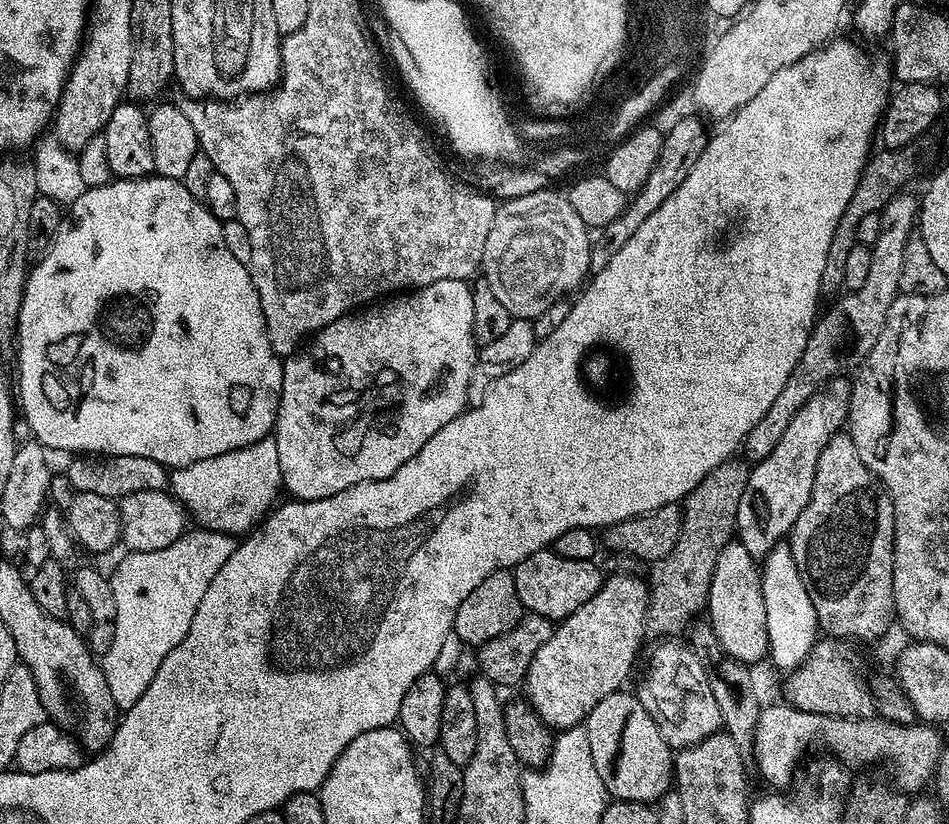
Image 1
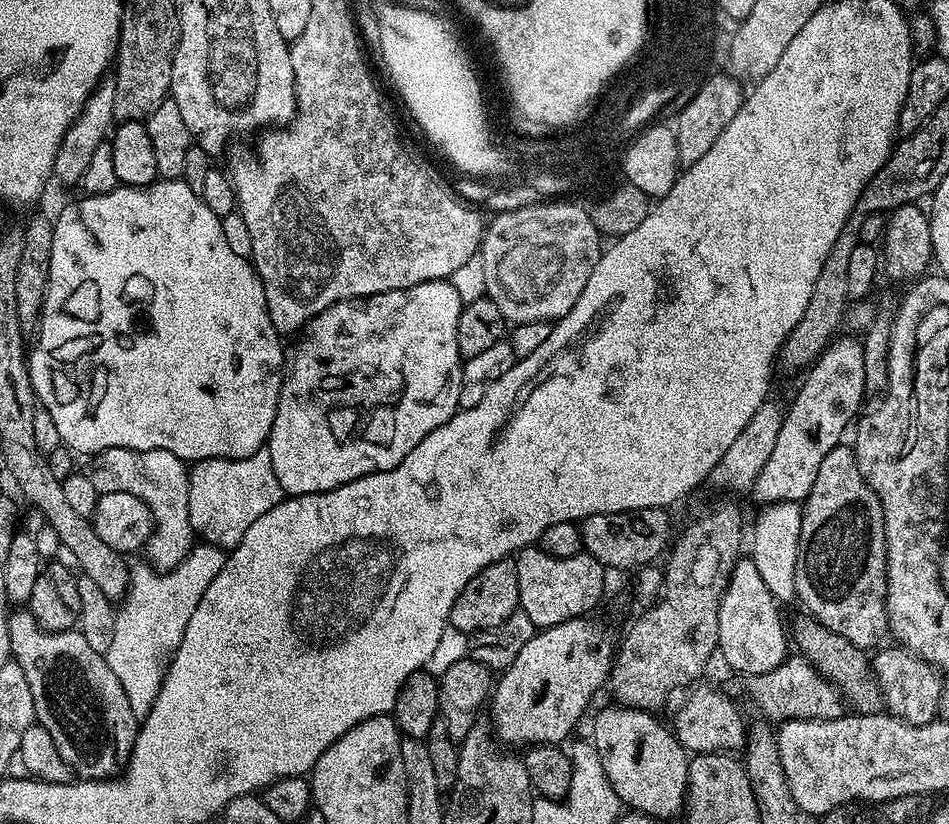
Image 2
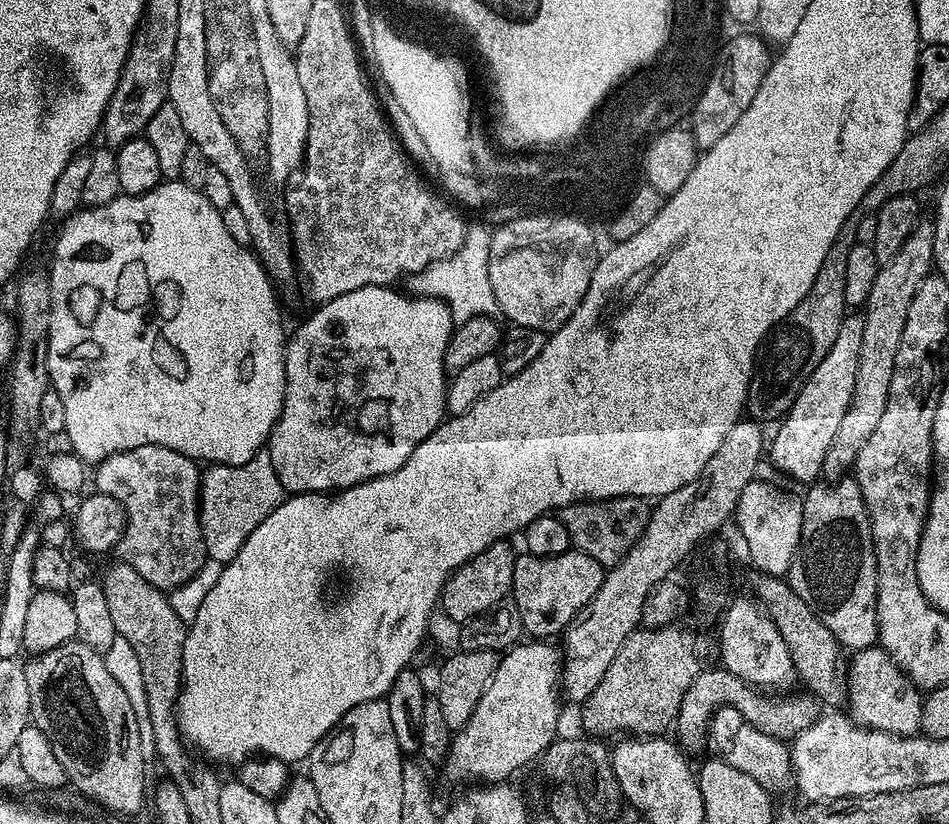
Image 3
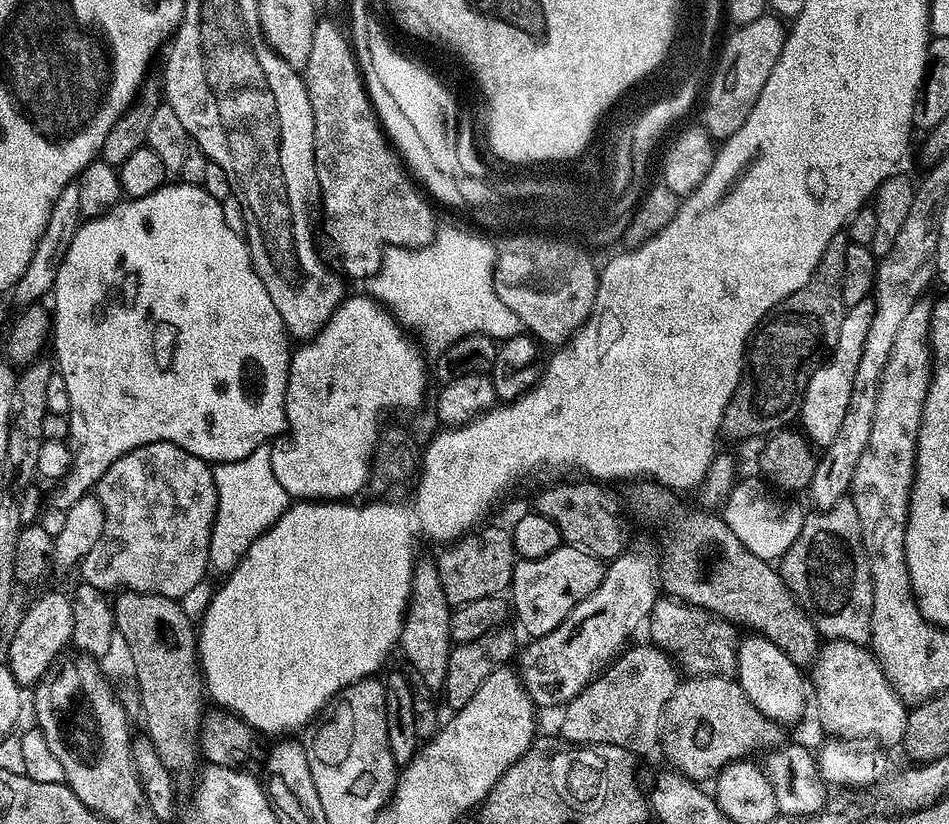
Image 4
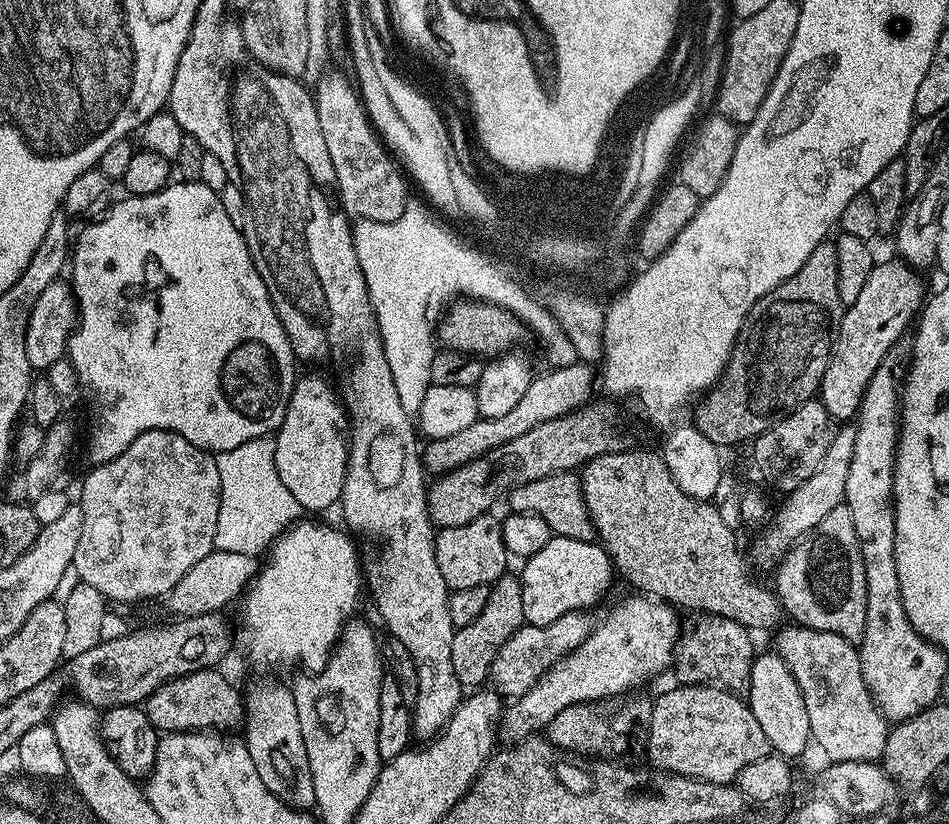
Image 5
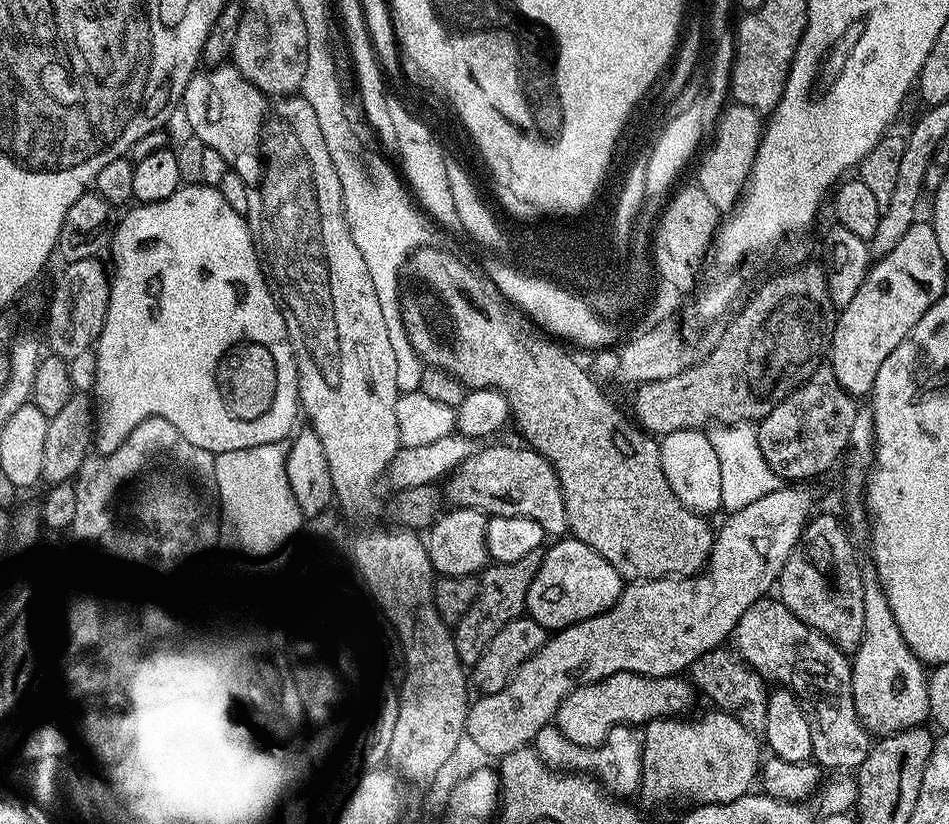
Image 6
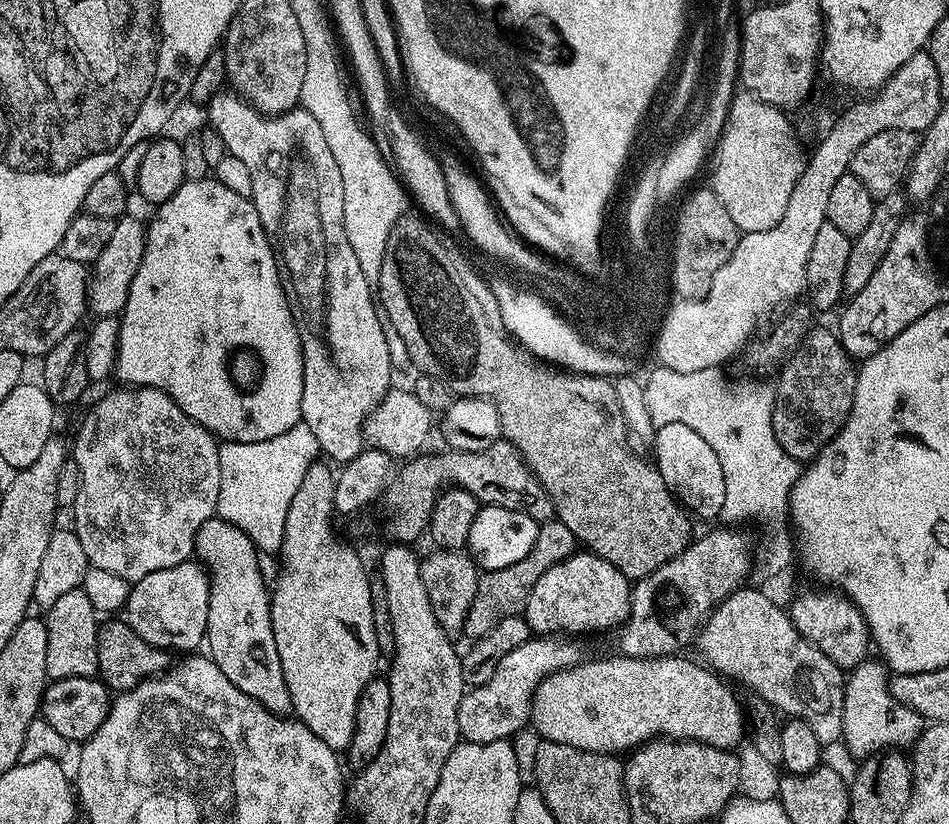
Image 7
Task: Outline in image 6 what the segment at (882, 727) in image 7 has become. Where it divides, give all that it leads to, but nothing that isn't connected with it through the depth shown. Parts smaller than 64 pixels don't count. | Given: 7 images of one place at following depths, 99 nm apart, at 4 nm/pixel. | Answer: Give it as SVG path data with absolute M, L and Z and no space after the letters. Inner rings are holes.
M861 567L864 633L858 650L851 657L854 710L873 737L893 736L895 732L921 727L929 719L928 677L923 660L912 653L894 622L894 610L886 602L876 569Z

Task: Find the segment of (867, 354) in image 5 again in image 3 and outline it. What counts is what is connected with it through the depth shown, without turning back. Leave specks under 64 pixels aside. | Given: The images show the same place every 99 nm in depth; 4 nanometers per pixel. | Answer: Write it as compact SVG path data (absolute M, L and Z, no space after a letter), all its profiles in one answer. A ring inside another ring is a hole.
M860 314L845 315L842 326L838 326L838 338L834 338L834 346L814 366L814 374L806 378L798 398L794 398L794 406L779 421L780 429L776 432L776 437L770 440L770 456L772 452L772 464L780 472L785 472L792 480L797 480L803 486L811 485L819 481L822 476L826 450L830 450L830 442L834 442L834 434L838 434L838 426L842 423L842 418L846 415L846 410L850 406L850 398L854 398L854 378L858 374L858 354L862 350L862 330L864 329L864 317Z

